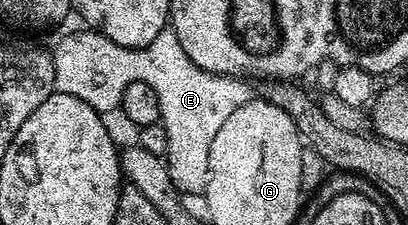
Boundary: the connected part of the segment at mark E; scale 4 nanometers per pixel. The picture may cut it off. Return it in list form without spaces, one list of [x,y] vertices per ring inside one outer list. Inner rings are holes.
[[[171,26],[163,28],[144,48],[118,46],[110,38],[95,30],[72,32],[51,49],[54,62],[55,91],[82,98],[95,112],[109,114],[120,107],[120,99],[130,82],[146,82],[158,96],[160,121],[166,129],[168,152],[166,163],[170,178],[180,193],[204,193],[210,170],[210,142],[225,124],[226,118],[254,99],[247,79],[235,76],[216,76],[194,66],[178,42],[178,34]]]

